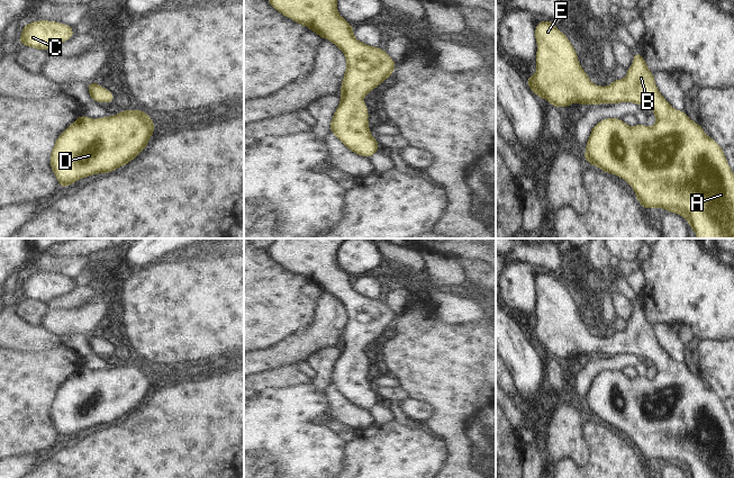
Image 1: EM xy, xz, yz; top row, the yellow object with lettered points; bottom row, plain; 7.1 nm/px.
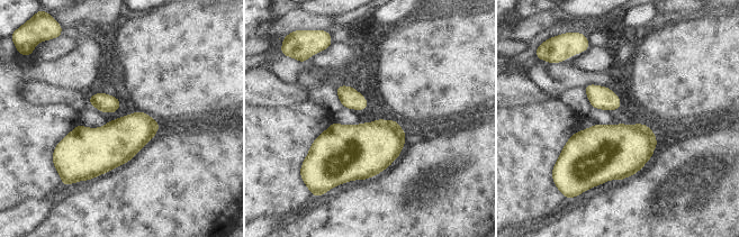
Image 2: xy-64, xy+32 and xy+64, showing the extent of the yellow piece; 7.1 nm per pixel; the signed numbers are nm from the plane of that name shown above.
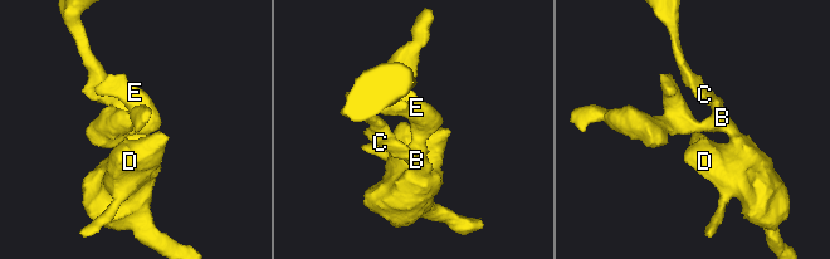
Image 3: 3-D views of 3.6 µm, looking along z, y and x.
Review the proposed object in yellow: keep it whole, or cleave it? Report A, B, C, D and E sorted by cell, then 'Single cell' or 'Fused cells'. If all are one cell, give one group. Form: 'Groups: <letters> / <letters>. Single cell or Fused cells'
Groups: A B C D E. Single cell.

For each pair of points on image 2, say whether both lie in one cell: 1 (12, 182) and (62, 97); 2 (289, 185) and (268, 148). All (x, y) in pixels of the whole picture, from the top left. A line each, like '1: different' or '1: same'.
1: different
2: same

